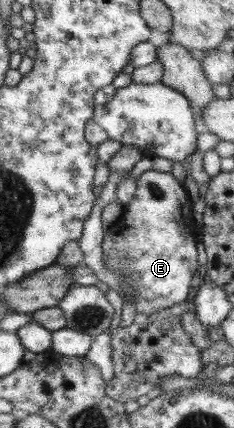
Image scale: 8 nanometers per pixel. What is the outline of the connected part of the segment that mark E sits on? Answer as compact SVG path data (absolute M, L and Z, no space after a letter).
M145 170L135 178L133 201L124 205L121 217L112 225L110 233L105 233L102 247L104 267L111 272L123 271L125 281L129 281L135 291L136 313L149 315L159 310L181 304L187 299L189 281L197 269L197 229L192 218L192 202L181 182L175 180L169 171Z

